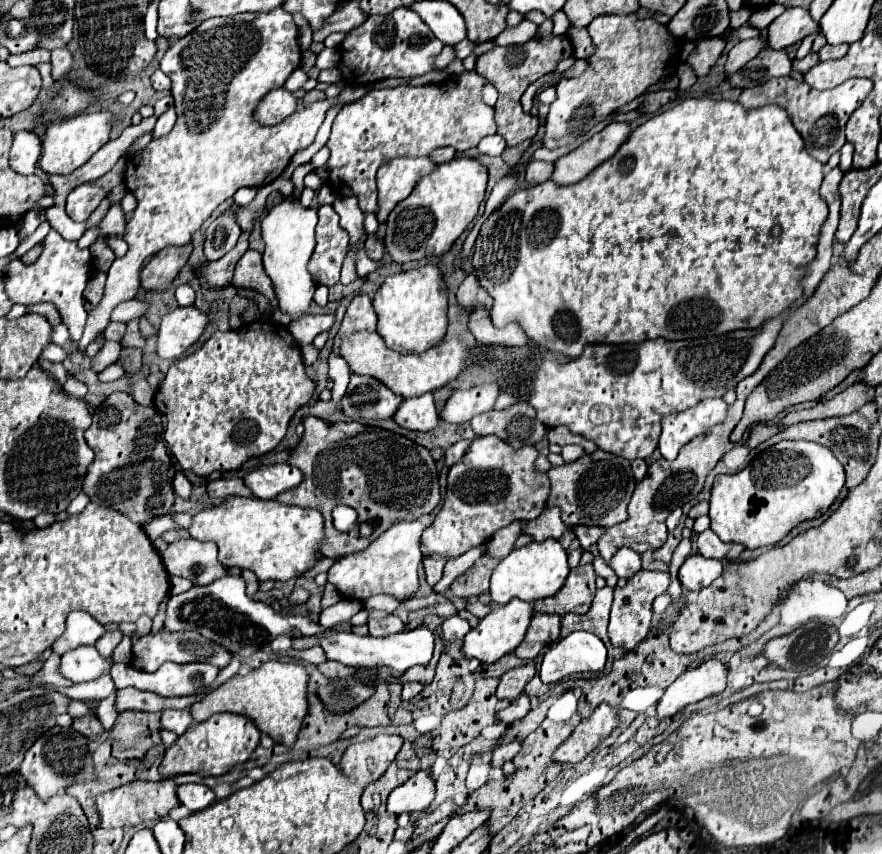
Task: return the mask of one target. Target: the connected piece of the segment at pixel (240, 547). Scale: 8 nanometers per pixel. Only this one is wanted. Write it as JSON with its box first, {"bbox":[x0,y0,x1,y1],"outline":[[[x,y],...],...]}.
{"bbox":[188,497,324,581],"outline":[[[228,497],[222,505],[196,513],[188,531],[196,541],[214,541],[218,545],[218,561],[224,567],[250,569],[258,581],[288,581],[300,577],[318,561],[324,521],[316,509],[292,507],[274,499]]]}

